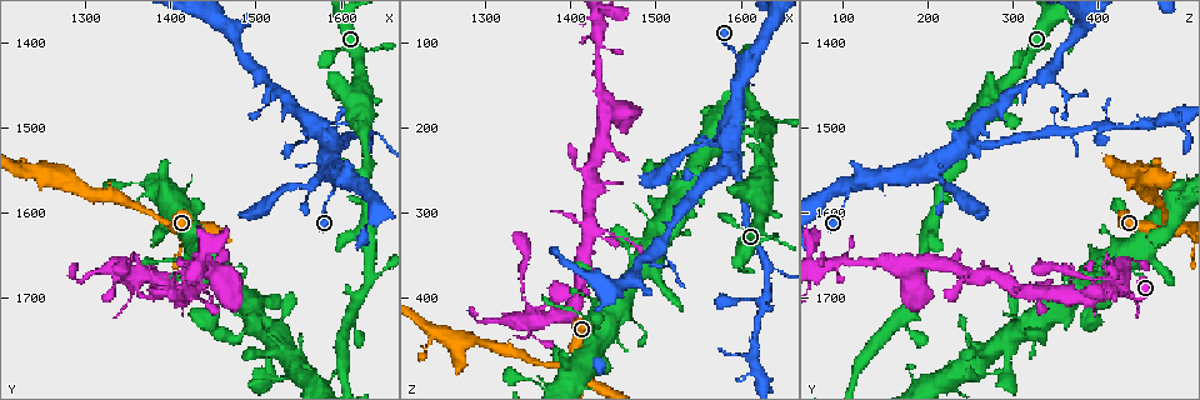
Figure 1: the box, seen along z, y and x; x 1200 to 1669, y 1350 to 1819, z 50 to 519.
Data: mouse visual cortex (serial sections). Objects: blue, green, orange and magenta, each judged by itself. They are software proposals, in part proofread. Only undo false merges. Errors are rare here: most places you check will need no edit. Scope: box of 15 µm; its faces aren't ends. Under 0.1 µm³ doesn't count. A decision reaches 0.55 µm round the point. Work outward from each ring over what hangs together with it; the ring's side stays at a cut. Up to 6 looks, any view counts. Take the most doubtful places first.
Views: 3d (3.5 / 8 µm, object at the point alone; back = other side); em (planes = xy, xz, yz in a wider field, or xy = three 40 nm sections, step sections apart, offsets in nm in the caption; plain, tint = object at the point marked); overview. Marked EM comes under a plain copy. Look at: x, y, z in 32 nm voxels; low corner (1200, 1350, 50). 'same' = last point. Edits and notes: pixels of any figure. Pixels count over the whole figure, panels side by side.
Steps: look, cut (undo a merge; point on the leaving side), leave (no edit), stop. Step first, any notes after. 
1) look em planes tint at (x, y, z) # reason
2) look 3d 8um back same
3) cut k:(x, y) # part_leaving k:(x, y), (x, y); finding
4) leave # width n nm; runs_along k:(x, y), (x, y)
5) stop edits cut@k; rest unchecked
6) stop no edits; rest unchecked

look 3d 3.5um at (1400, 1615, 475) # a fork

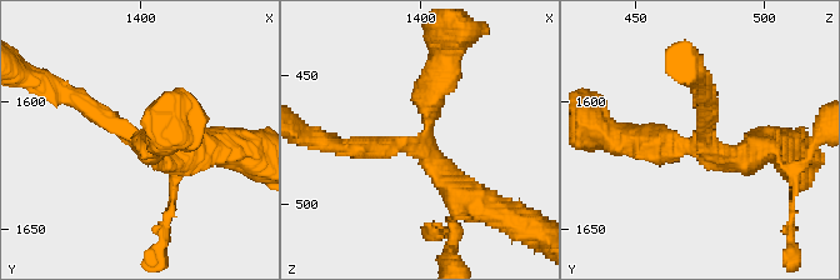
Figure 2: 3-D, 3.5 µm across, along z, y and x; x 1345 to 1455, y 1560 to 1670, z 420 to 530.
leave # runs_along 2:(443, 64), (420, 141), (351, 148); all the same cell

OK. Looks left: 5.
look 3d 3.5um at (1350, 1680, 420) # abrupt turn

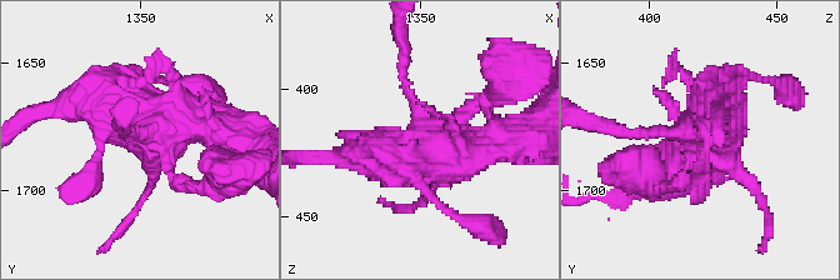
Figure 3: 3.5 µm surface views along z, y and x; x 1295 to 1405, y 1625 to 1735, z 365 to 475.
leave # continuous, no second cell

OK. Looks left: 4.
look 3d 3.5um at (1605, 1560, 120)

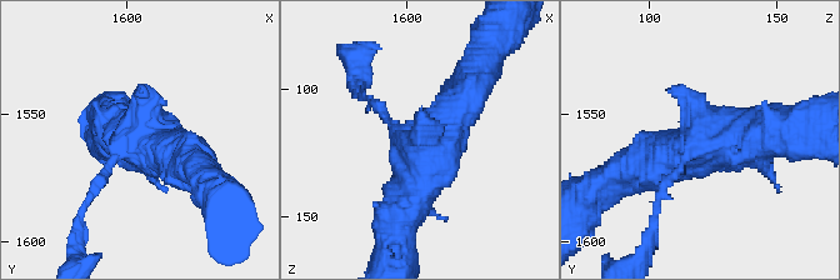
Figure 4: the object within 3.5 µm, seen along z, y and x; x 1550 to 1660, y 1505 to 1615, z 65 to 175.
look em xy step 3 tint at (1604, 1560, 122)

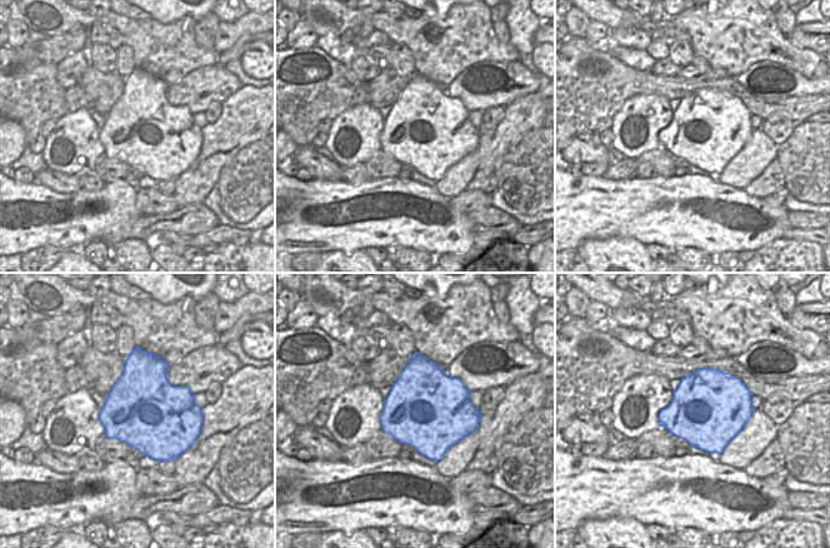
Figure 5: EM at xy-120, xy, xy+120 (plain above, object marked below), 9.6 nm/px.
leave # runs_along 4:(663, 195), (708, 138), (778, 134); continuous, no second cell

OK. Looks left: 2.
stop no edits; rest unchecked

